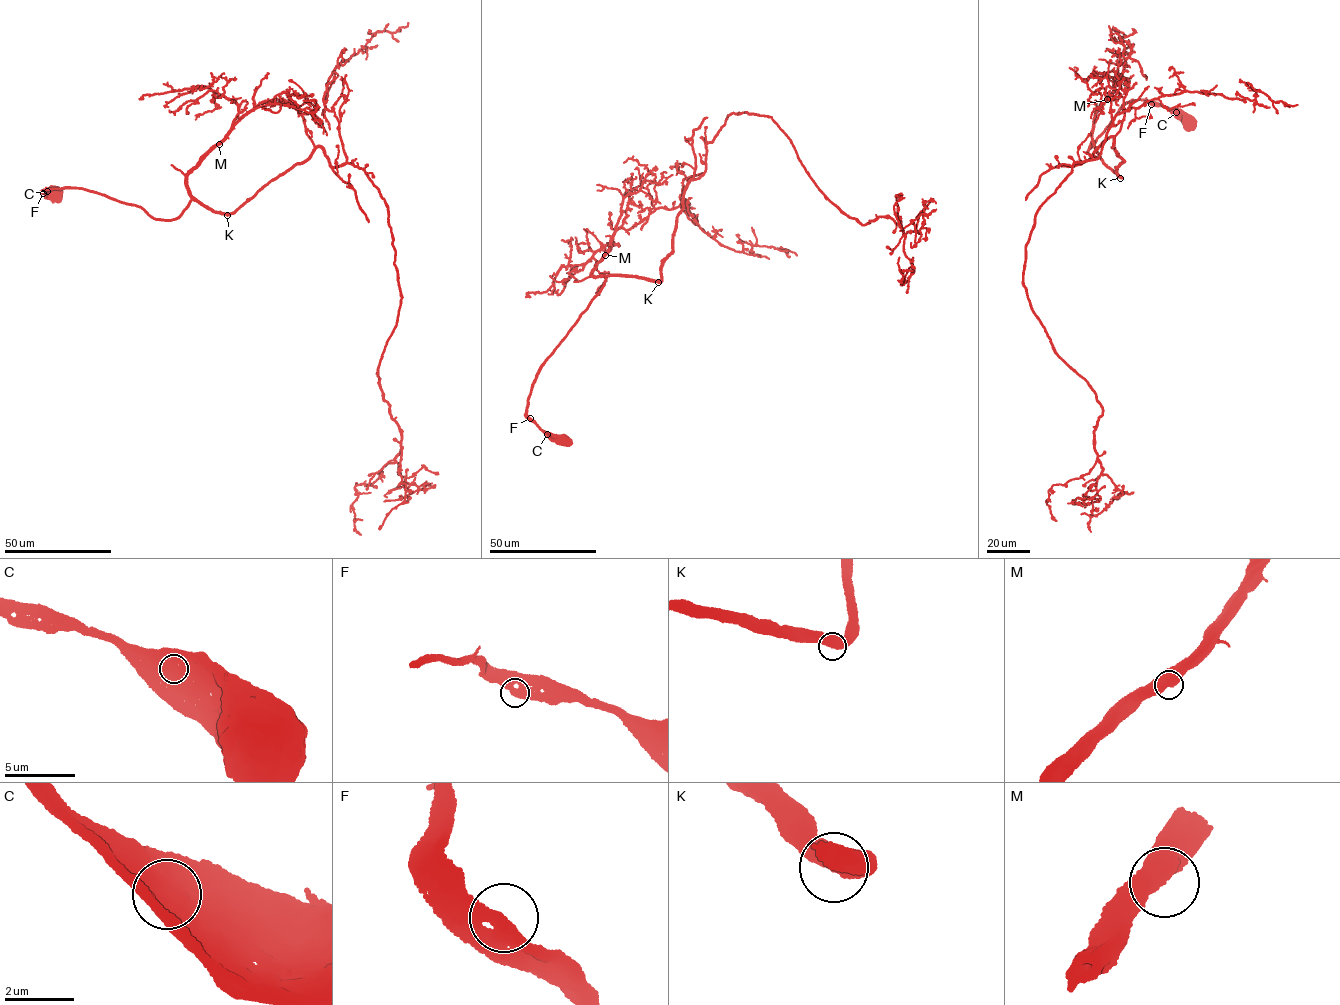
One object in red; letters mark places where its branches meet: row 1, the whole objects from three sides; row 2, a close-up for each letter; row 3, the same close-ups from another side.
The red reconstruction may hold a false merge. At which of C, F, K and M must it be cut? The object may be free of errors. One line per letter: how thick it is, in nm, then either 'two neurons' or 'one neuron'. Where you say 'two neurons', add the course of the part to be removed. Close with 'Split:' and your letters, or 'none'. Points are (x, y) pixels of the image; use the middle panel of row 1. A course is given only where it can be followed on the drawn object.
C: 650 nm thick; one neuron
F: 550 nm thick; one neuron
K: 550 nm thick; one neuron
M: 600 nm thick; one neuron
Split: none

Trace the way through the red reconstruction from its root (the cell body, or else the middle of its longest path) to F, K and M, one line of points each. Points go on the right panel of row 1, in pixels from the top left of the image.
F: (1187, 120), (1176, 111), (1151, 104)
K: (1187, 120), (1176, 111), (1144, 99), (1131, 100), (1121, 106), (1087, 152), (1092, 141), (1104, 164), (1120, 178)
M: (1187, 120), (1159, 104), (1141, 99), (1131, 100), (1120, 107), (1088, 153), (1094, 116), (1107, 99)

